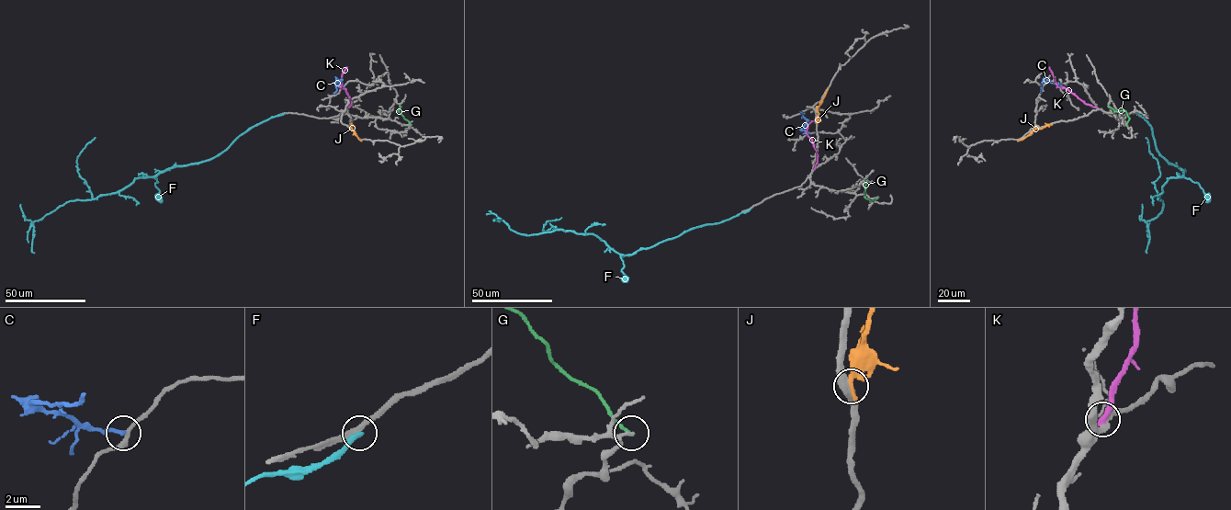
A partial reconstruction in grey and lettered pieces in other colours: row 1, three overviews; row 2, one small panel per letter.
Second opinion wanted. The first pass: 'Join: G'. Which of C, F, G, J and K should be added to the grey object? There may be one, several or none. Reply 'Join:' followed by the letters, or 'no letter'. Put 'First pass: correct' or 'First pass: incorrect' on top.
First pass: incorrect
Join: no letter

